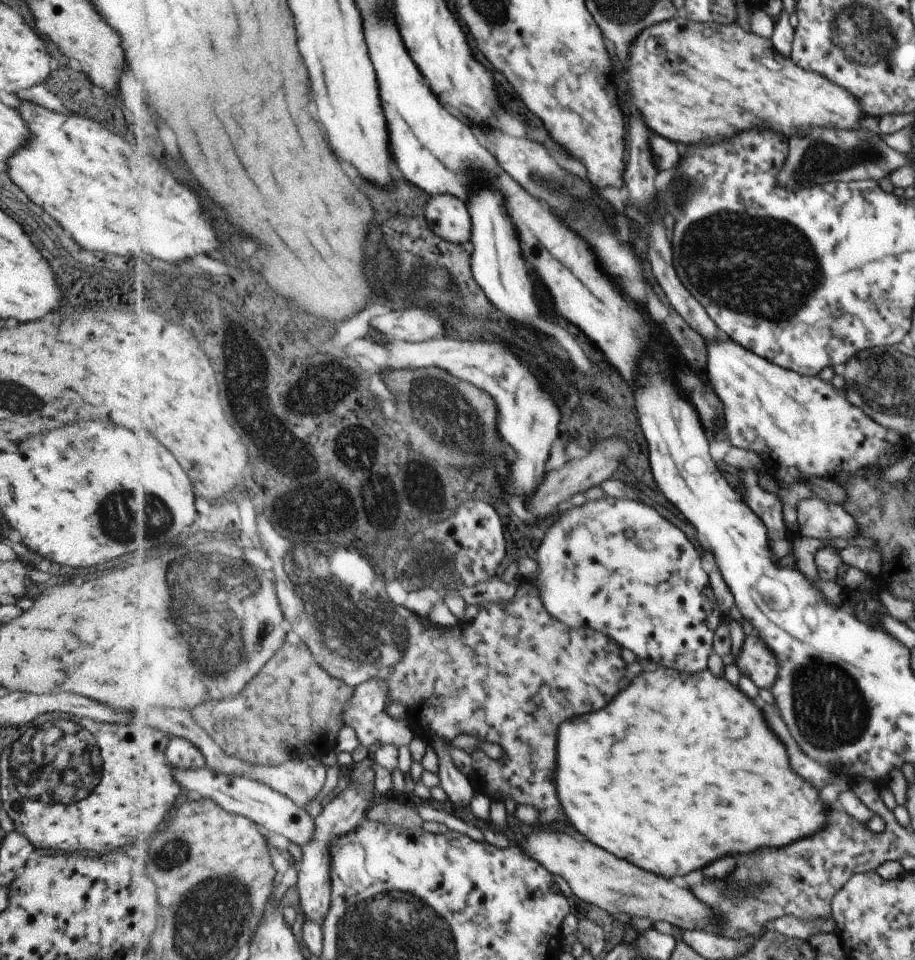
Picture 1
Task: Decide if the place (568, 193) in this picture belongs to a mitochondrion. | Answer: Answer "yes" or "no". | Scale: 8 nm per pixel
yes

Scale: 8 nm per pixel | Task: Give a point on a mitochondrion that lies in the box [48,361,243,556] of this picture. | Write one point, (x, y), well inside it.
(125, 519)

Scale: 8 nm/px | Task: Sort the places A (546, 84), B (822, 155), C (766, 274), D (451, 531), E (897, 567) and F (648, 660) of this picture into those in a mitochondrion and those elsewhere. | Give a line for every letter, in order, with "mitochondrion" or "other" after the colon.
A: other
B: mitochondrion
C: mitochondrion
D: other
E: other
F: other

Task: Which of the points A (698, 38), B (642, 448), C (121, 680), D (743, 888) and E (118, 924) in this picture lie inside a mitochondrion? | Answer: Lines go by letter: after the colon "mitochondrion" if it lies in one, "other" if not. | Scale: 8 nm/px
A: other
B: other
C: other
D: mitochondrion
E: other

